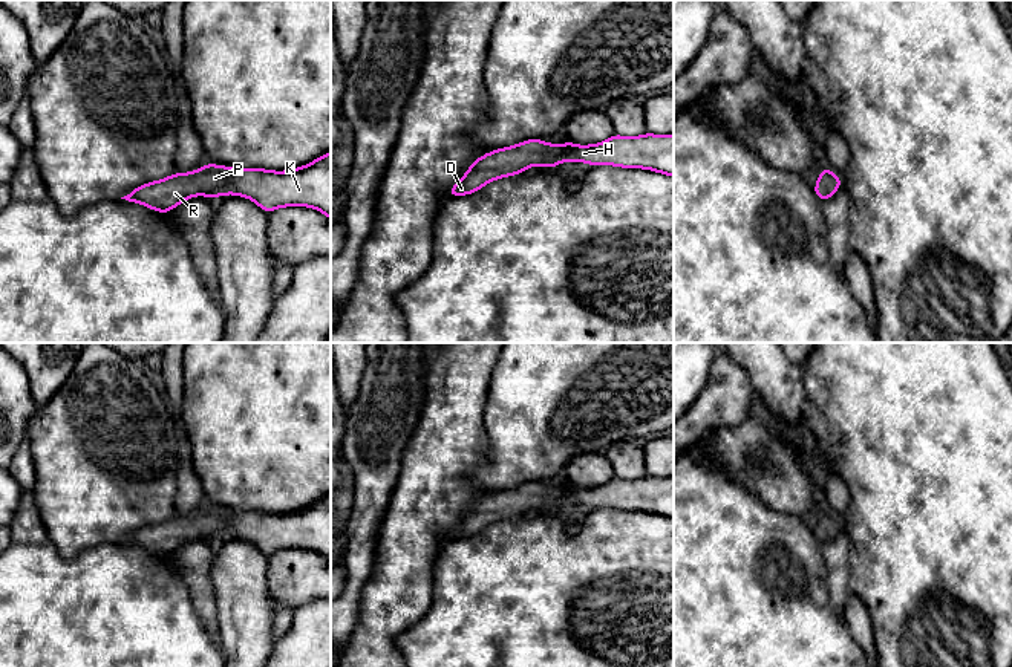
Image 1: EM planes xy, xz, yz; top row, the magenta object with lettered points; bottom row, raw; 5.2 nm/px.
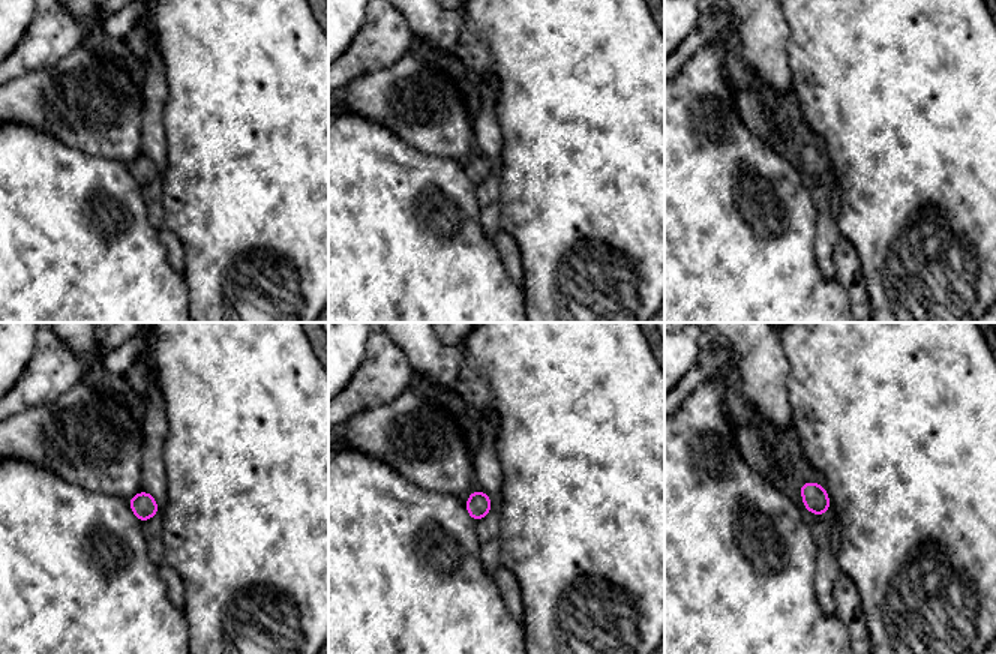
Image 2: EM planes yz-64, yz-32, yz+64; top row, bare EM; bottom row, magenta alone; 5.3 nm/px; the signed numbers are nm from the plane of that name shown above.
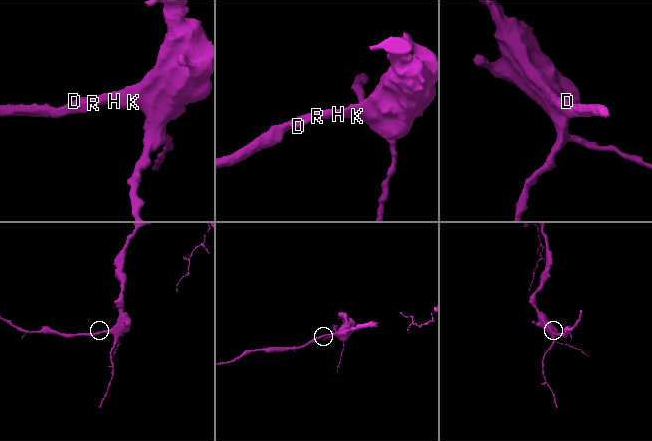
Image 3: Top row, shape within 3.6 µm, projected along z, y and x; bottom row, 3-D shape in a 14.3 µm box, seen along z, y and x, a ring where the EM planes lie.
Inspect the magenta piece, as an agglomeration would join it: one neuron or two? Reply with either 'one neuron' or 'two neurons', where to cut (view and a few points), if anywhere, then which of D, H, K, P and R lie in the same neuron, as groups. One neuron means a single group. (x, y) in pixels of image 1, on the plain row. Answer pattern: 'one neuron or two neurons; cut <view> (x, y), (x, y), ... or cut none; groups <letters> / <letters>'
one neuron; cut none; groups D H K P R

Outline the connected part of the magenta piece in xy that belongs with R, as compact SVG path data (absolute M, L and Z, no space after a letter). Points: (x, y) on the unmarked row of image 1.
M331 494L288 514L207 506L193 516L176 516L144 526L121 542L165 557L201 537L211 542L224 537L243 538L266 555L280 549L311 549L331 563Z

